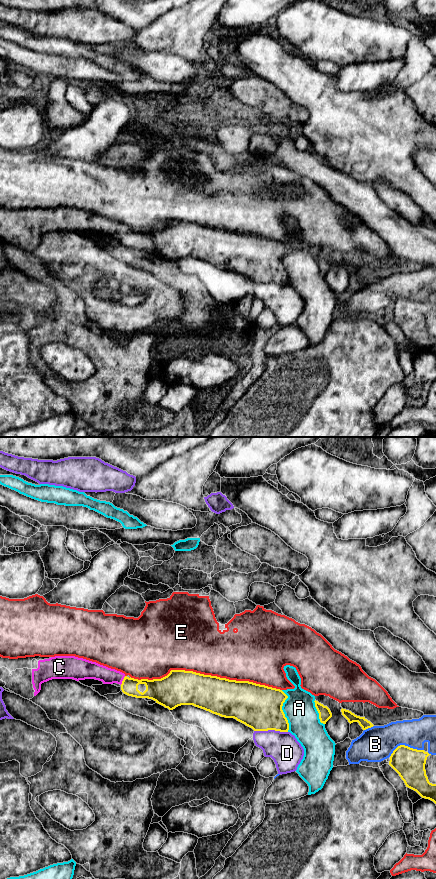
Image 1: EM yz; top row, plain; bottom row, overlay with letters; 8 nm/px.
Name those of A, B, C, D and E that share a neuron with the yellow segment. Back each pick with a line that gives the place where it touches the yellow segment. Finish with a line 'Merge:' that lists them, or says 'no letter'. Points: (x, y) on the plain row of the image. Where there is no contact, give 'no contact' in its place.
C: yz (123, 232)
Merge: C

